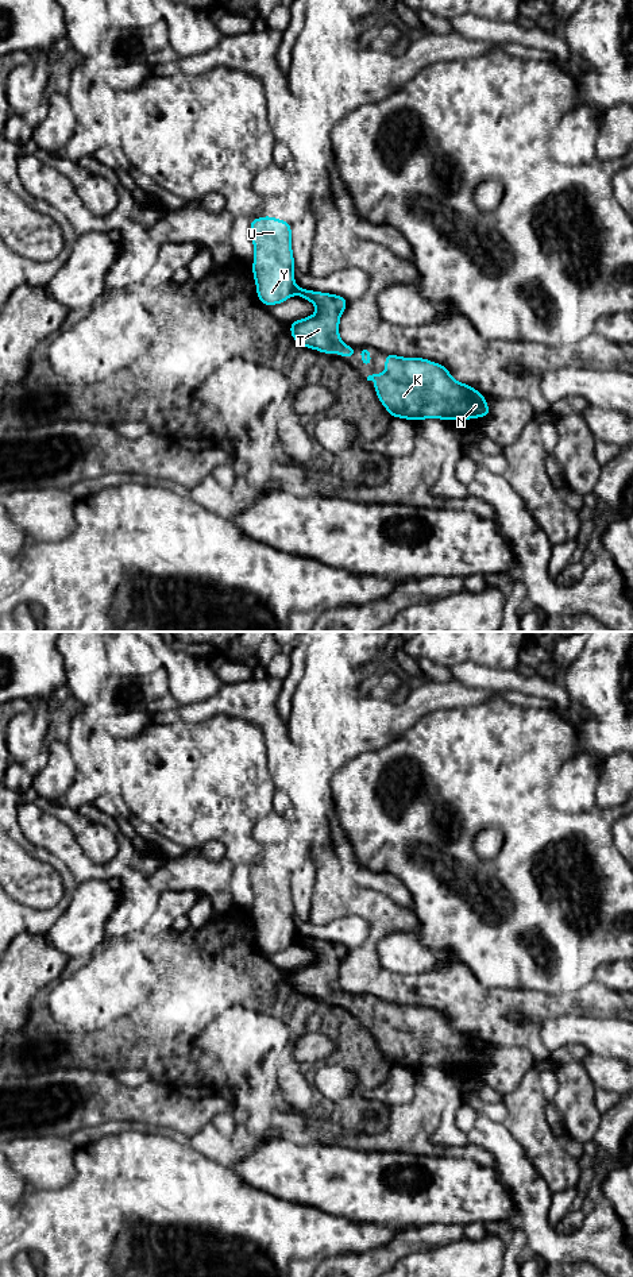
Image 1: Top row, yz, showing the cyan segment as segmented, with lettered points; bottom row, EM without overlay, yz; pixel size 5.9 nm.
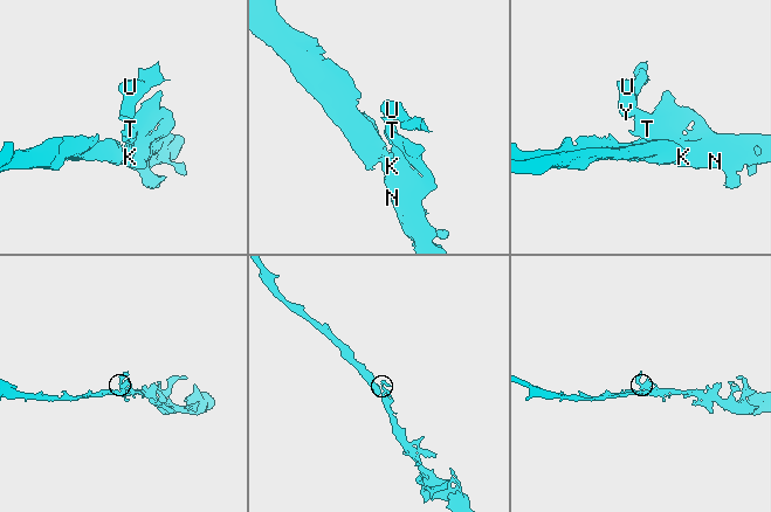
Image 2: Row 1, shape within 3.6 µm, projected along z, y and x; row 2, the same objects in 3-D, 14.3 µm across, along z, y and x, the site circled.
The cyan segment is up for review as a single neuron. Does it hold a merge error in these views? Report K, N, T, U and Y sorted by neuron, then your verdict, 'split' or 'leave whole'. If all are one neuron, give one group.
K N T / U Y; split

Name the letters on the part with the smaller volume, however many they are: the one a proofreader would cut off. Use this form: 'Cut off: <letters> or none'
Cut off: U, Y

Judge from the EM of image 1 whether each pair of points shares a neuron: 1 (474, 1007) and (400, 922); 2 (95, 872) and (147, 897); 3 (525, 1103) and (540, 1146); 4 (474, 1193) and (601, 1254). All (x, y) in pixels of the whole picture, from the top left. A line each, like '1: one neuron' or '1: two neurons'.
1: one neuron
2: one neuron
3: one neuron
4: two neurons

